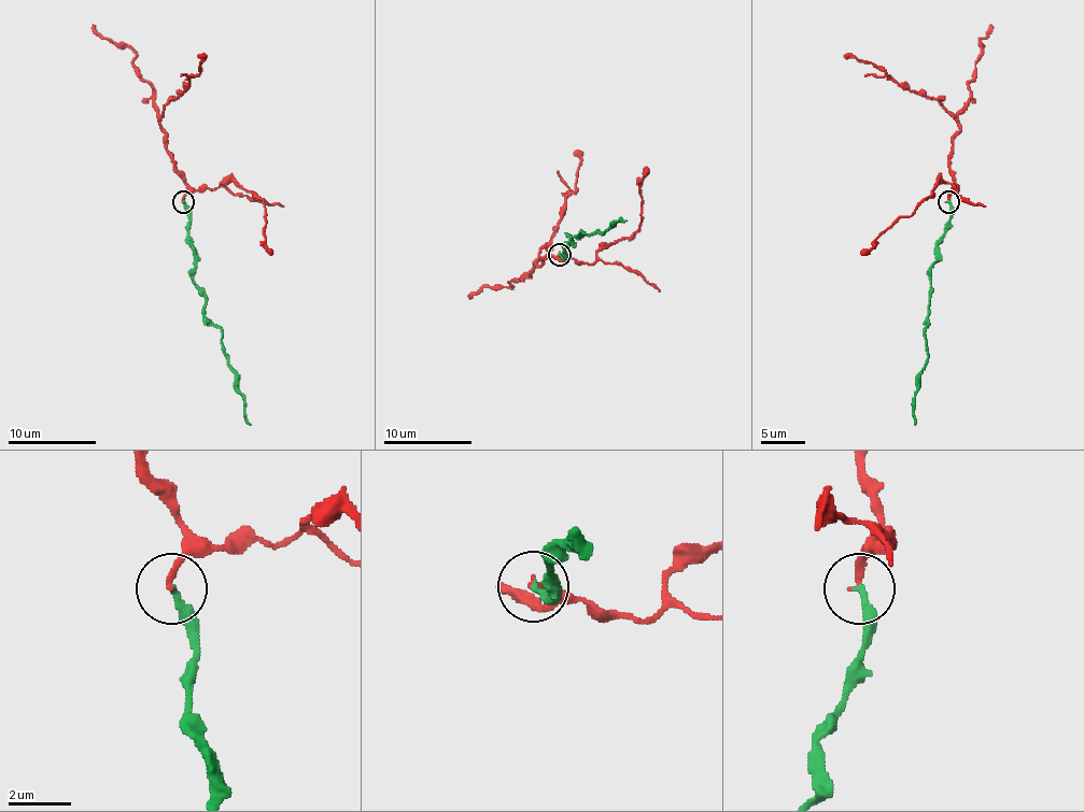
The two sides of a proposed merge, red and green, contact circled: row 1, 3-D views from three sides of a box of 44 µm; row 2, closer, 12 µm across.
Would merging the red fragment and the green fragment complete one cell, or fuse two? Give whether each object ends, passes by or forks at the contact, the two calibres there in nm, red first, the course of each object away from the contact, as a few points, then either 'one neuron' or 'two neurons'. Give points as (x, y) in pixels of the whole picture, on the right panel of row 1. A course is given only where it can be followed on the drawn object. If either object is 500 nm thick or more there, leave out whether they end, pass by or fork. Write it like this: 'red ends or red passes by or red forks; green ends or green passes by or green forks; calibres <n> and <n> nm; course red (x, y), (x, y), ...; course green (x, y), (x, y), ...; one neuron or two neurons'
red ends; green ends; calibres 190 and 240 nm; course red (949, 201), (954, 179), (949, 153), (954, 148), (958, 122), (933, 98), (903, 88), (883, 71), (843, 56); course green (949, 201), (949, 228), (935, 252), (925, 329), (927, 353), (925, 367), (918, 373), (914, 424); one neuron

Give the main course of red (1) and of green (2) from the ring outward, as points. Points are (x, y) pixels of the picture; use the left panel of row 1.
1: (183, 201), (185, 179), (166, 148), (159, 122), (164, 107), (199, 71), (203, 58), (199, 56)
2: (183, 201), (195, 252), (193, 283), (206, 298), (203, 316), (221, 329), (223, 353), (250, 424)

